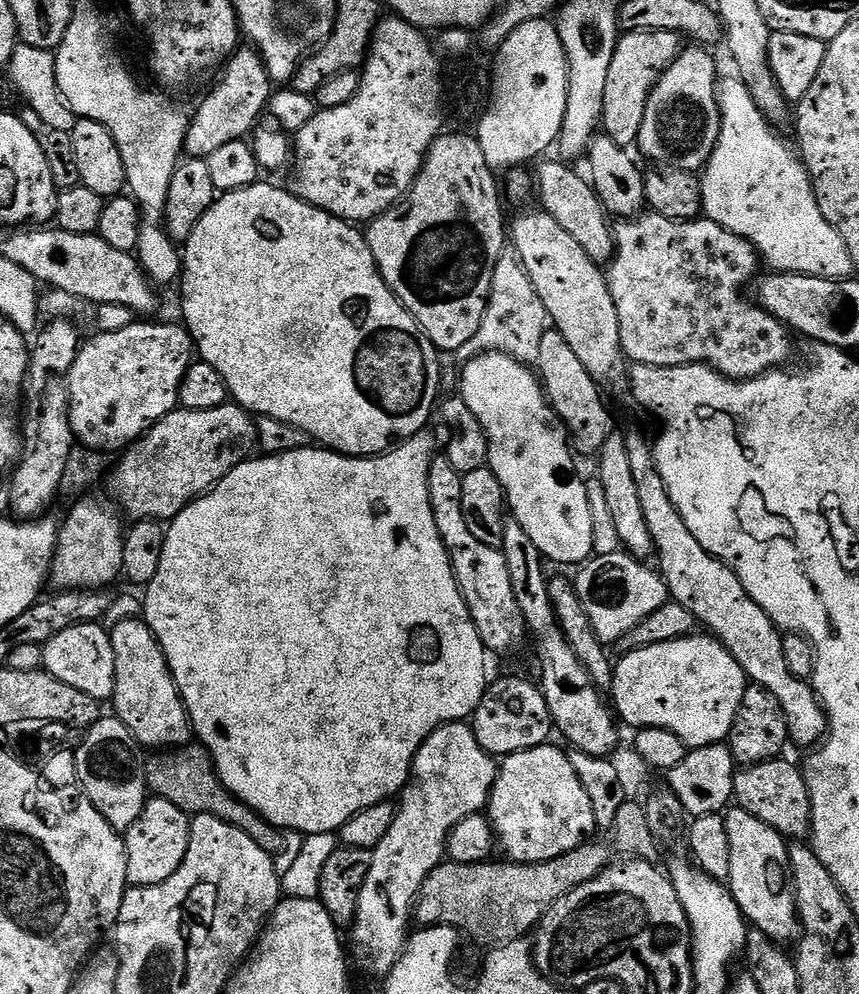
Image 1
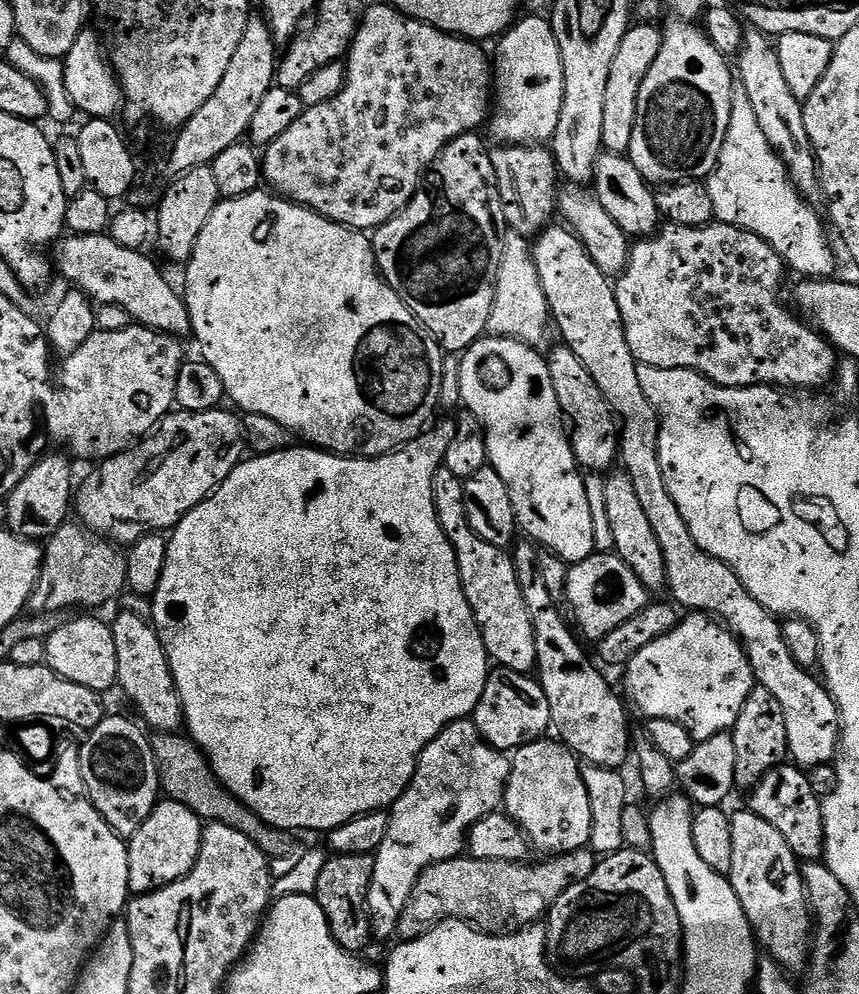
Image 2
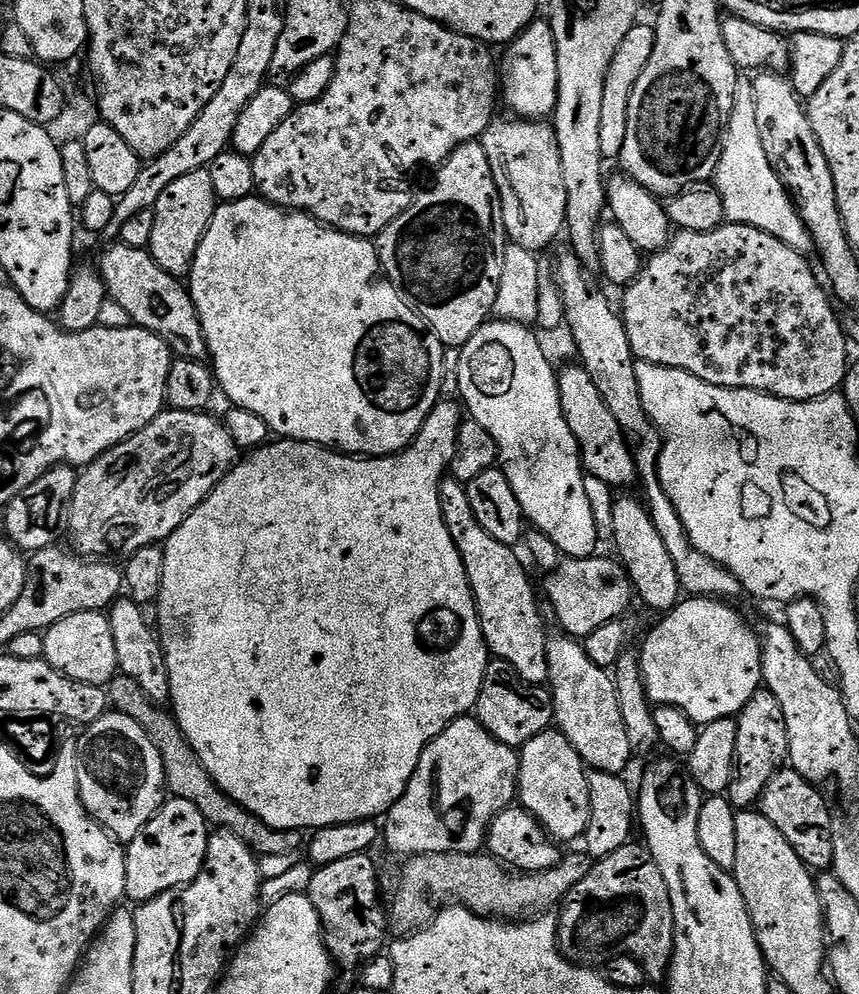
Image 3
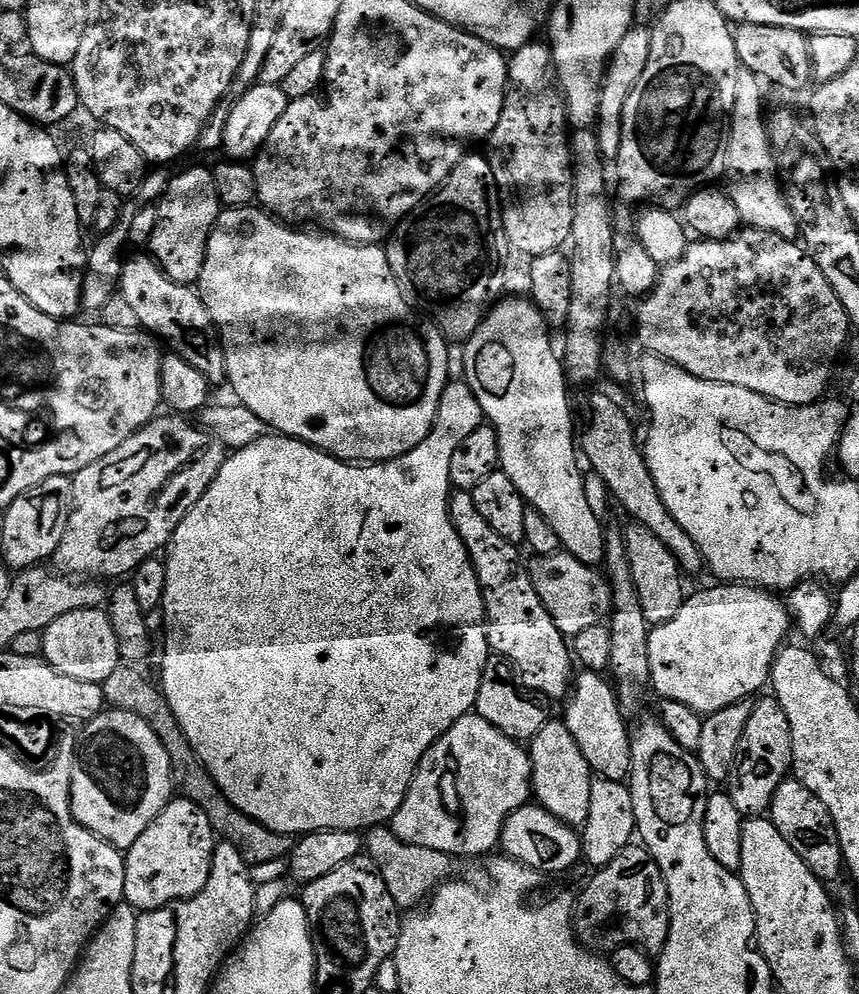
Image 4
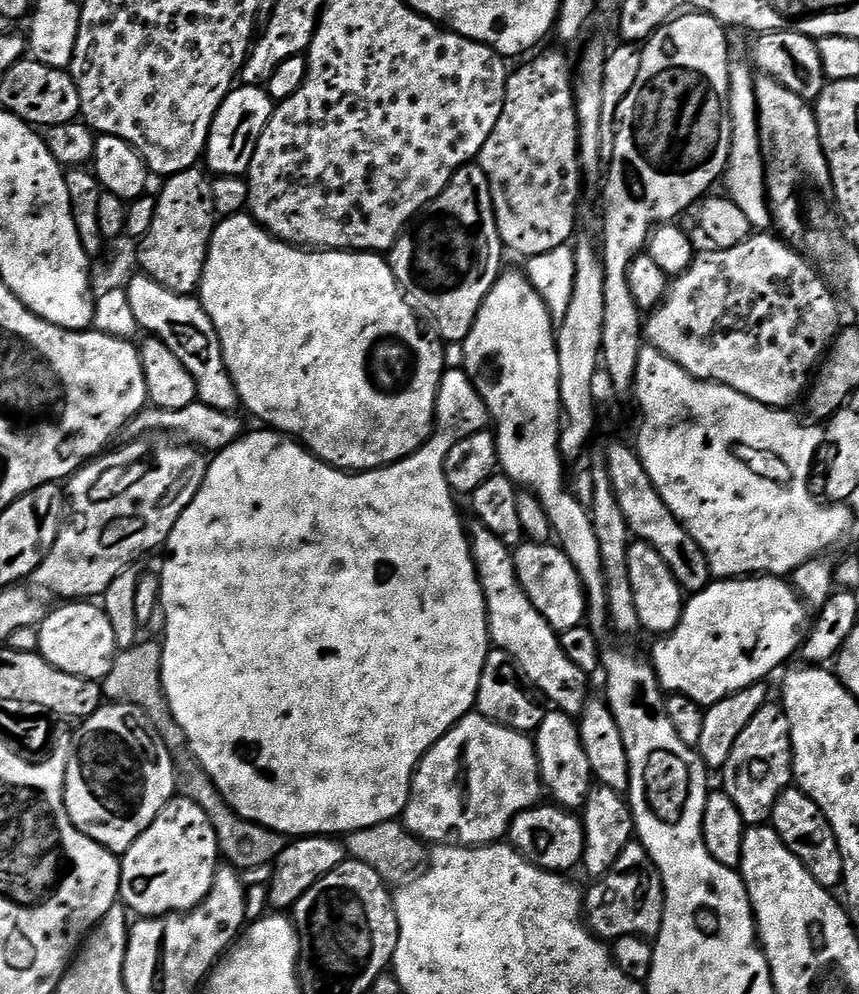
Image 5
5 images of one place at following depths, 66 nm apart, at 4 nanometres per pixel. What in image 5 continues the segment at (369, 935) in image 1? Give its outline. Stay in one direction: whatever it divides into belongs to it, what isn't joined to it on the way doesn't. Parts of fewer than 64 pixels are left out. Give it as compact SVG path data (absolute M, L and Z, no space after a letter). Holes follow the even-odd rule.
M473 710L462 717L445 736L438 738L438 742L434 742L434 746L430 746L428 753L421 758L412 779L412 789L404 801L402 825L412 836L432 846L494 844L507 837L518 814L541 803L540 795L543 797L545 792L533 737L496 724Z

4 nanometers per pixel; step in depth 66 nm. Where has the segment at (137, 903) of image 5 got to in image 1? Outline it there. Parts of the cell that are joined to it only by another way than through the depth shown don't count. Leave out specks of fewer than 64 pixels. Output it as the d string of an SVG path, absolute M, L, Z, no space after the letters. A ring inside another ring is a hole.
M159 798L149 799L148 804L138 814L138 822L126 829L124 849L126 850L126 874L129 885L141 888L158 882L166 882L186 858L190 846L192 822L189 813L182 811L174 802Z

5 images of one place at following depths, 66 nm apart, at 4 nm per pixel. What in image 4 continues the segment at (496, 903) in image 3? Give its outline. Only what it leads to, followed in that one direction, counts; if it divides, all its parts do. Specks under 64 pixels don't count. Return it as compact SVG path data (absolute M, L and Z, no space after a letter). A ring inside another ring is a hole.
M375 825L370 828L365 835L365 845L367 855L379 866L383 881L386 882L396 906L402 910L419 907L424 897L427 899L430 893L433 893L440 884L450 880L453 875L453 857L449 853L402 842L393 834L391 827Z

